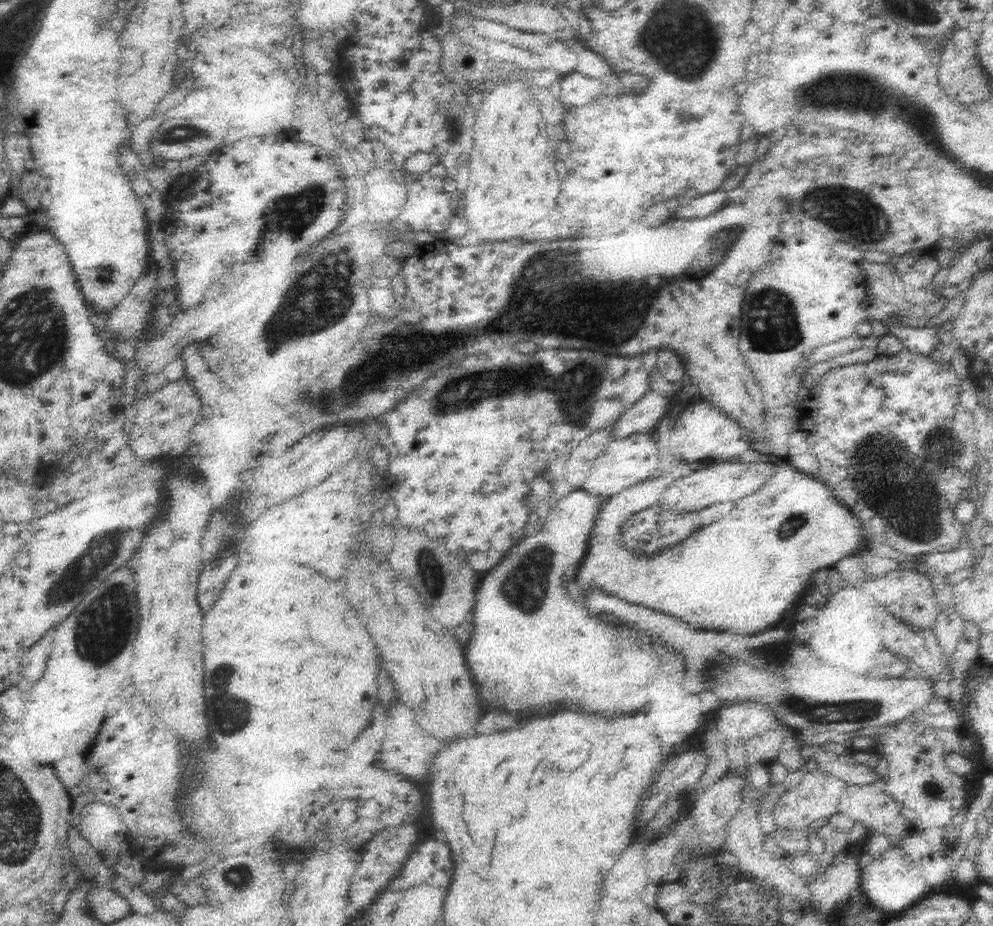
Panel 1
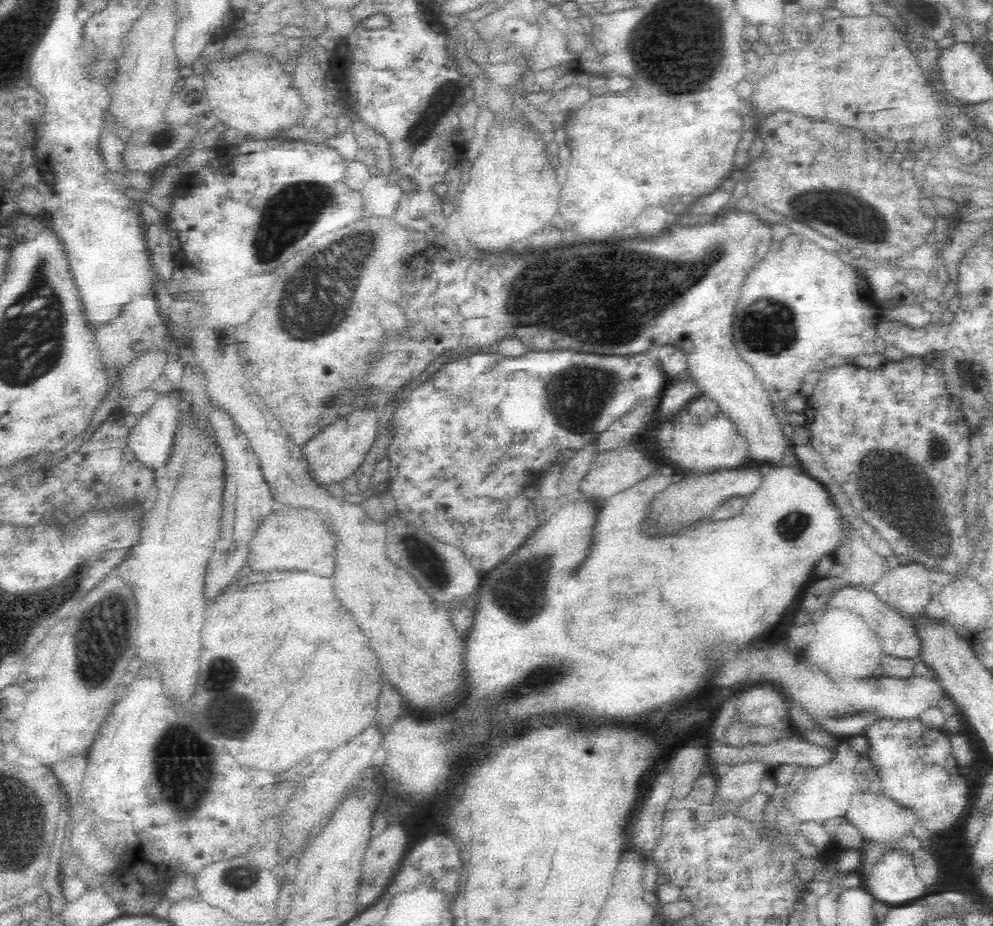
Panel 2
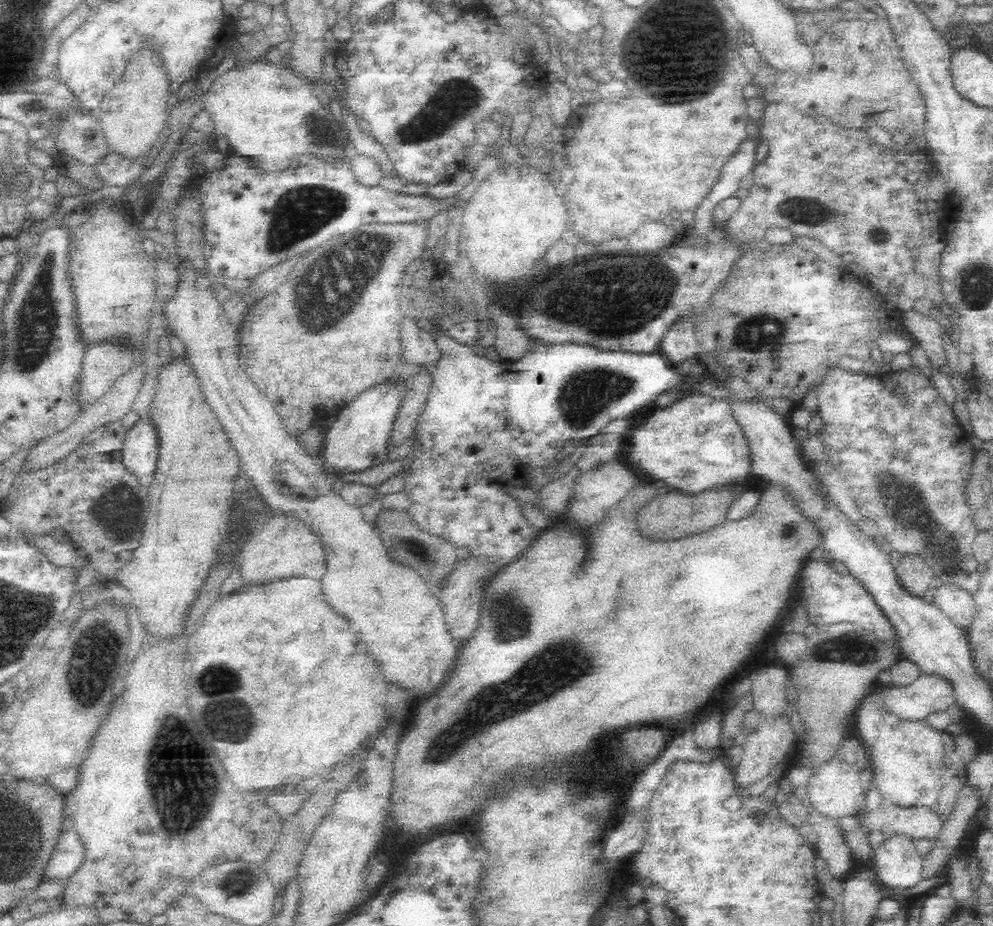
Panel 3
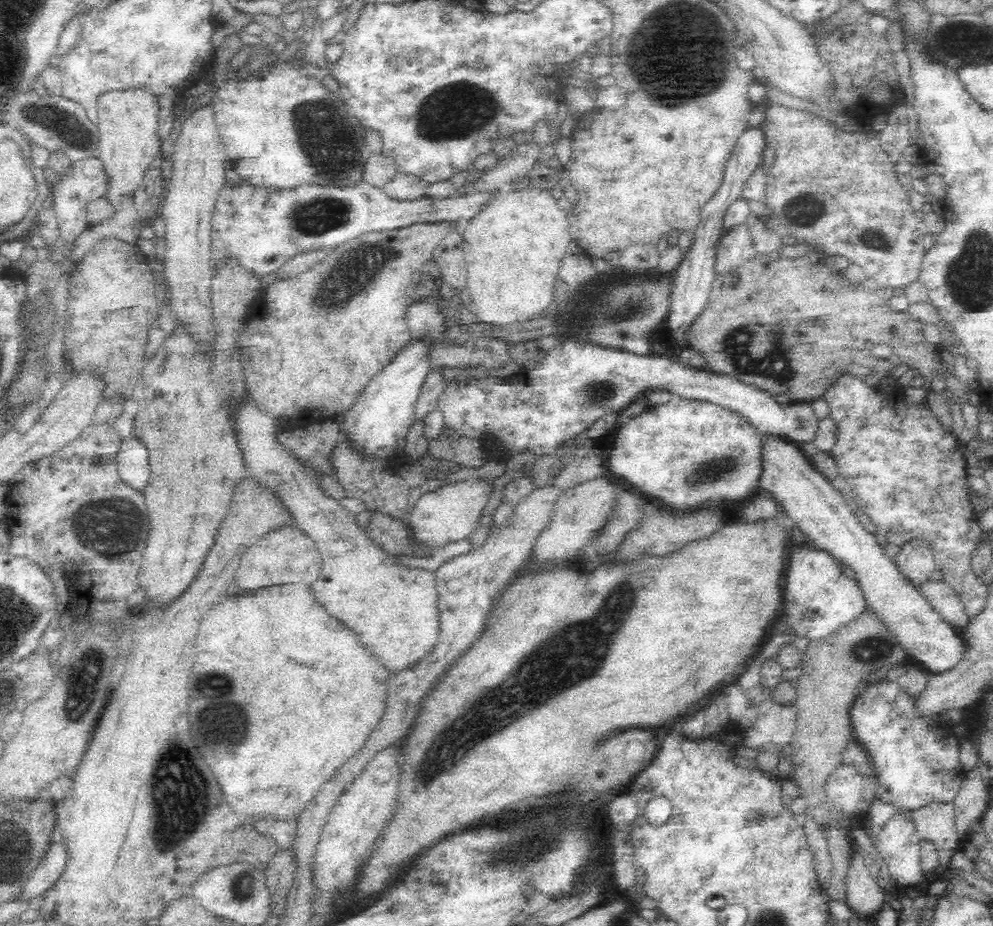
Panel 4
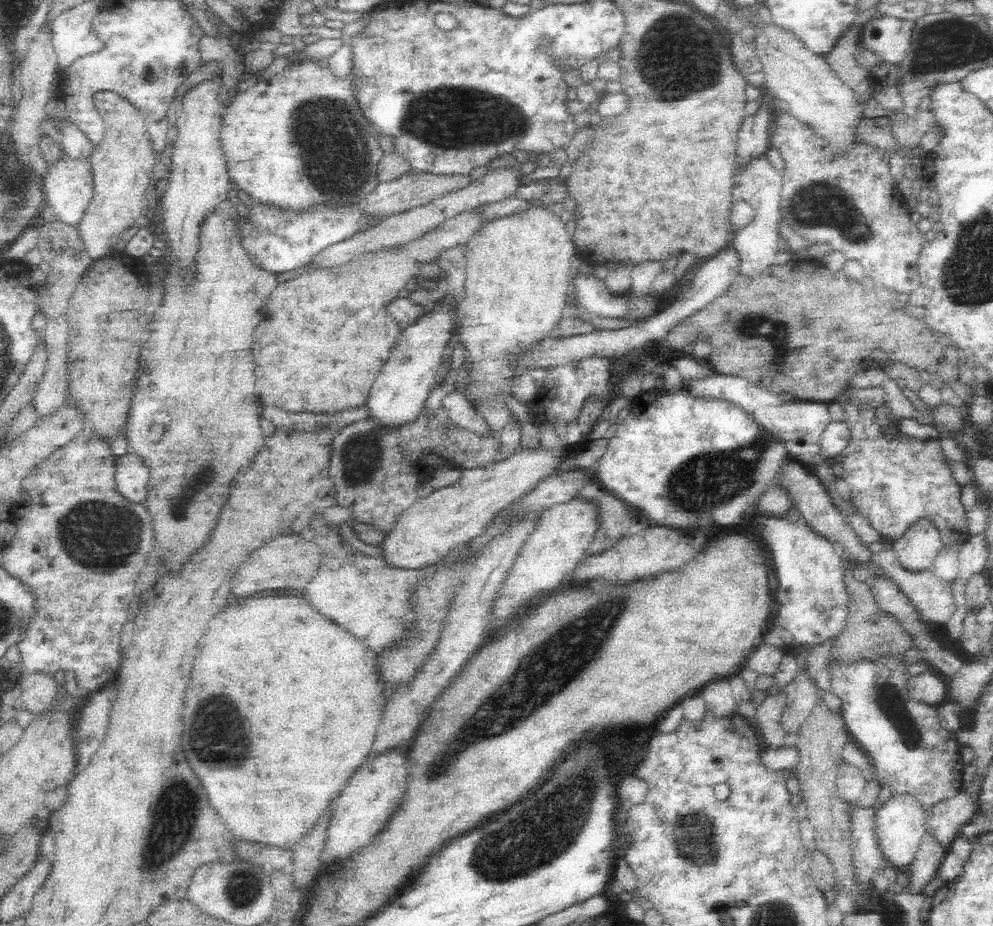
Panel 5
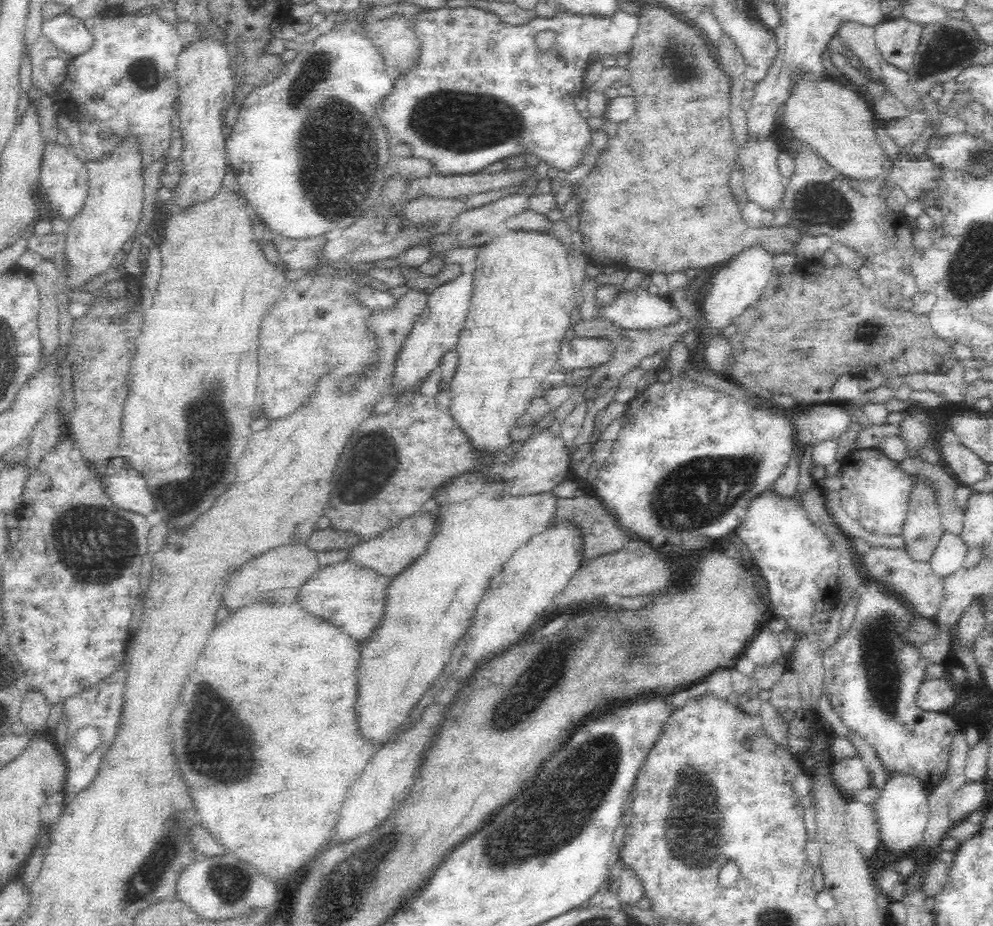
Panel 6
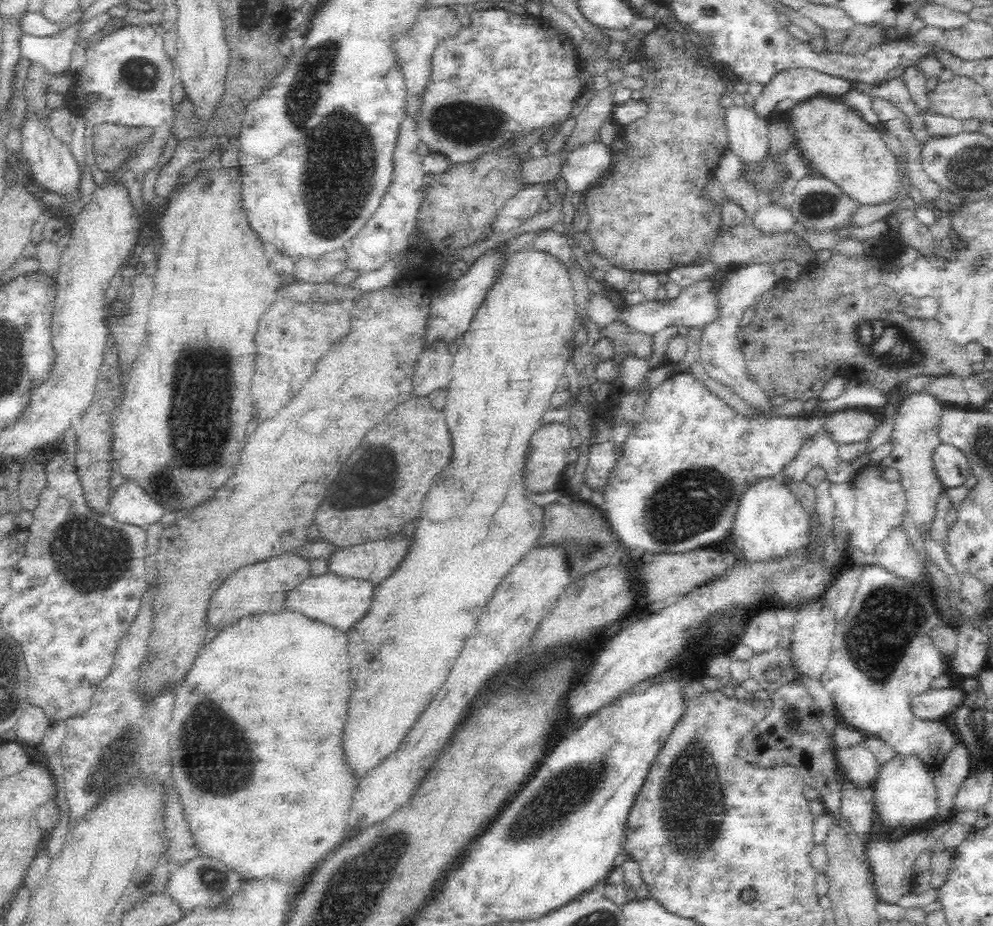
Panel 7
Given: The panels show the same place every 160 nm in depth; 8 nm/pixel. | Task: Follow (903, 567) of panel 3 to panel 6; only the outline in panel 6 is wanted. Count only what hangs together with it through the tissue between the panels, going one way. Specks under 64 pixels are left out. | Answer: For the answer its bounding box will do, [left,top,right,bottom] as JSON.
[902,485,945,564]

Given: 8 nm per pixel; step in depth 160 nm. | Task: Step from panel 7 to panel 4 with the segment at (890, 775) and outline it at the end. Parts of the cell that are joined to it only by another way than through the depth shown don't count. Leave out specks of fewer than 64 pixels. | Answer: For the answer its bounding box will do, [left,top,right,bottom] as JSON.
[875,812,924,889]

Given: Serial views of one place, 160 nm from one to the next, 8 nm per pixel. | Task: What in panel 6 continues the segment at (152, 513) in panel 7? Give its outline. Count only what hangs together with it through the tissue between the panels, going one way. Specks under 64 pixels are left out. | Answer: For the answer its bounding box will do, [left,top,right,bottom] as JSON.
[105,462,153,514]

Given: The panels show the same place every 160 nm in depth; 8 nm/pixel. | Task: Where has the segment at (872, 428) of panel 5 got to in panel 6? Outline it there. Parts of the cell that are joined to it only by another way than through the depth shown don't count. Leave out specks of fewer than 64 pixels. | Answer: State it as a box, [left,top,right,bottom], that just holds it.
[838,446,938,536]

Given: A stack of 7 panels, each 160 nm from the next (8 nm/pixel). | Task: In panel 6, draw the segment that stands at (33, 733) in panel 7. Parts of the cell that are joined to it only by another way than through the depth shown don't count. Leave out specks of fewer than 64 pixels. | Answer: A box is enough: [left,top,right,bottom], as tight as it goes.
[19,687,51,731]

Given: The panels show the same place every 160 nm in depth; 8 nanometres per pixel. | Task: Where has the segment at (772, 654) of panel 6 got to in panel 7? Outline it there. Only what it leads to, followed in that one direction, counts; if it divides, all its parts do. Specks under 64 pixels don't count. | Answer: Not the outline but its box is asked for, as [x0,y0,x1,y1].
[738,608,784,656]

